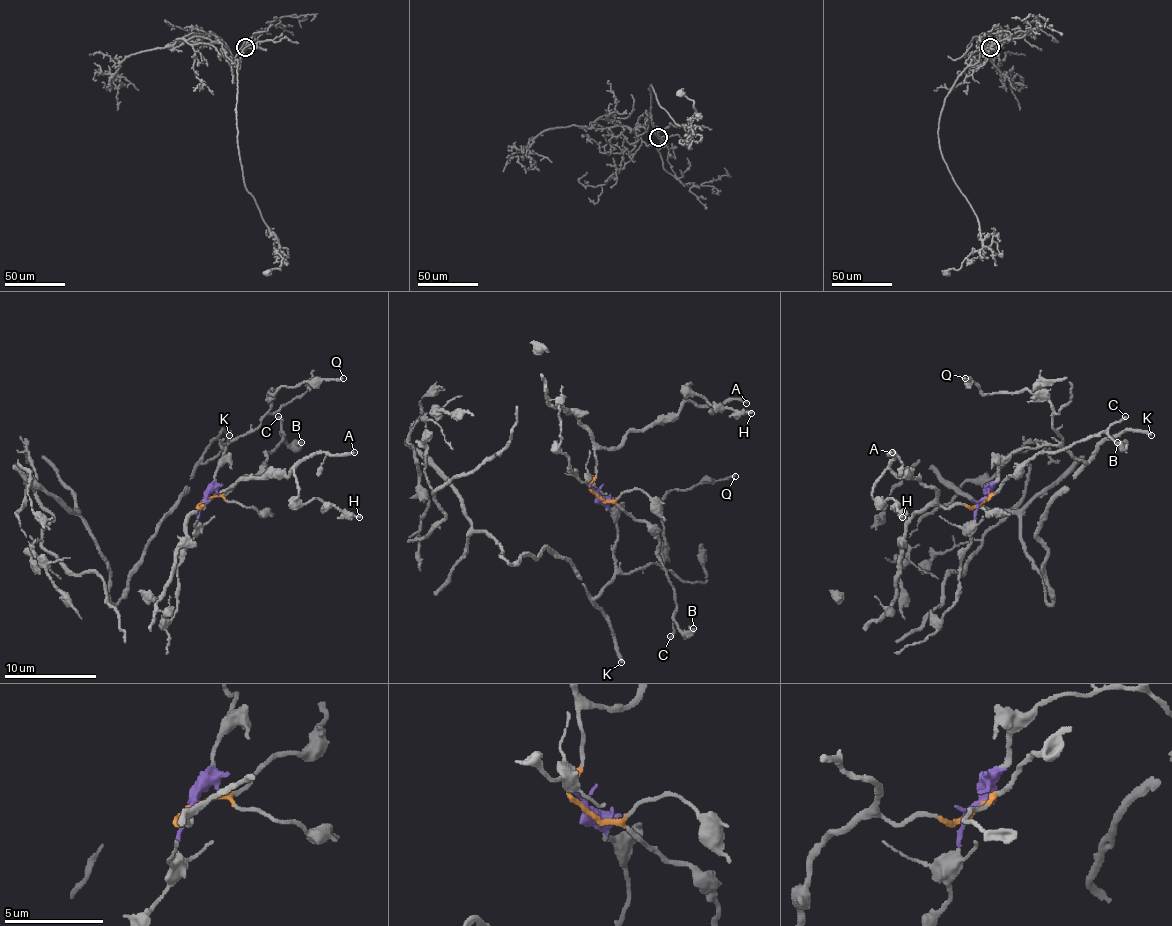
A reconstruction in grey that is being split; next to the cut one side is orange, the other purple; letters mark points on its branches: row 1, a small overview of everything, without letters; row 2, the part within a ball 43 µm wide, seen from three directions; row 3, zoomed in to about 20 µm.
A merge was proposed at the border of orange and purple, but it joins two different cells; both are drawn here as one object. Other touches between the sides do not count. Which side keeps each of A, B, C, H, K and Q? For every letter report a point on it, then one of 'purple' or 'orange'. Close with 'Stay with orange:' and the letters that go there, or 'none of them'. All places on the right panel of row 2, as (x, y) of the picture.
A: (892, 452) | orange
B: (1117, 442) | orange
C: (1125, 416) | orange
H: (902, 517) | orange
K: (1151, 435) | purple
Q: (965, 378) | purple
Stay with orange: A, B, C, H

